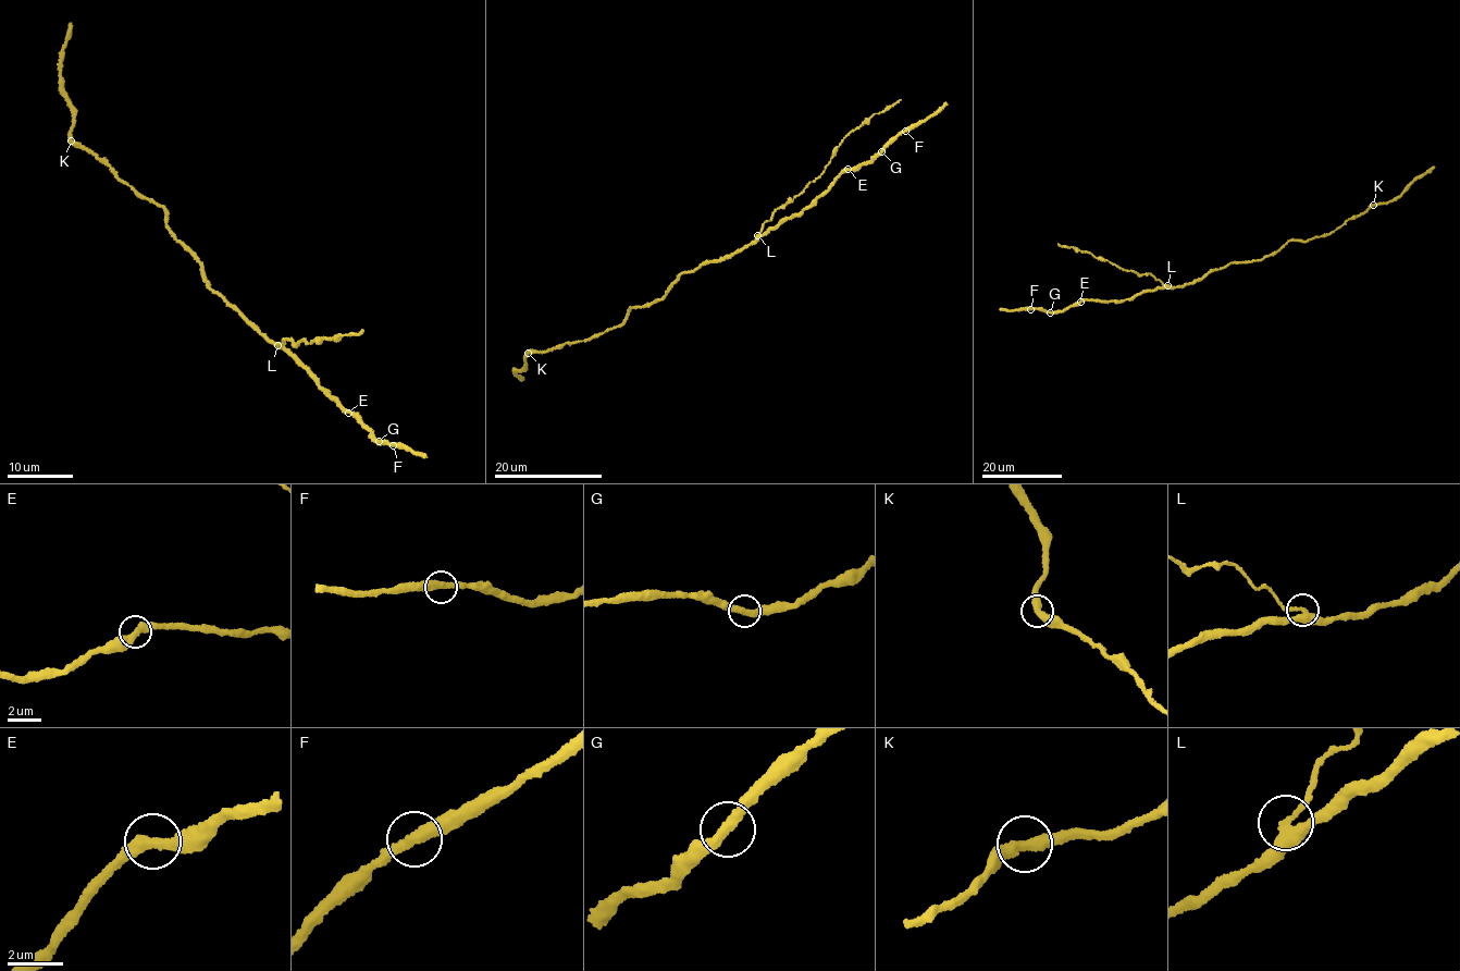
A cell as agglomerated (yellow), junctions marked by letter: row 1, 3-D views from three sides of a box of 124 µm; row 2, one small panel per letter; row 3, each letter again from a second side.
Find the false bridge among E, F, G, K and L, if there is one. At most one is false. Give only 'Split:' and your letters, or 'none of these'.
Split: L

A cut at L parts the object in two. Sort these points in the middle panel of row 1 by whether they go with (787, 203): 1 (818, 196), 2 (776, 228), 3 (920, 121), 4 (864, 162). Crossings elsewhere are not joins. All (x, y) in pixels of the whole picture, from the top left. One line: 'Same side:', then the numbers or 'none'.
Same side: none

